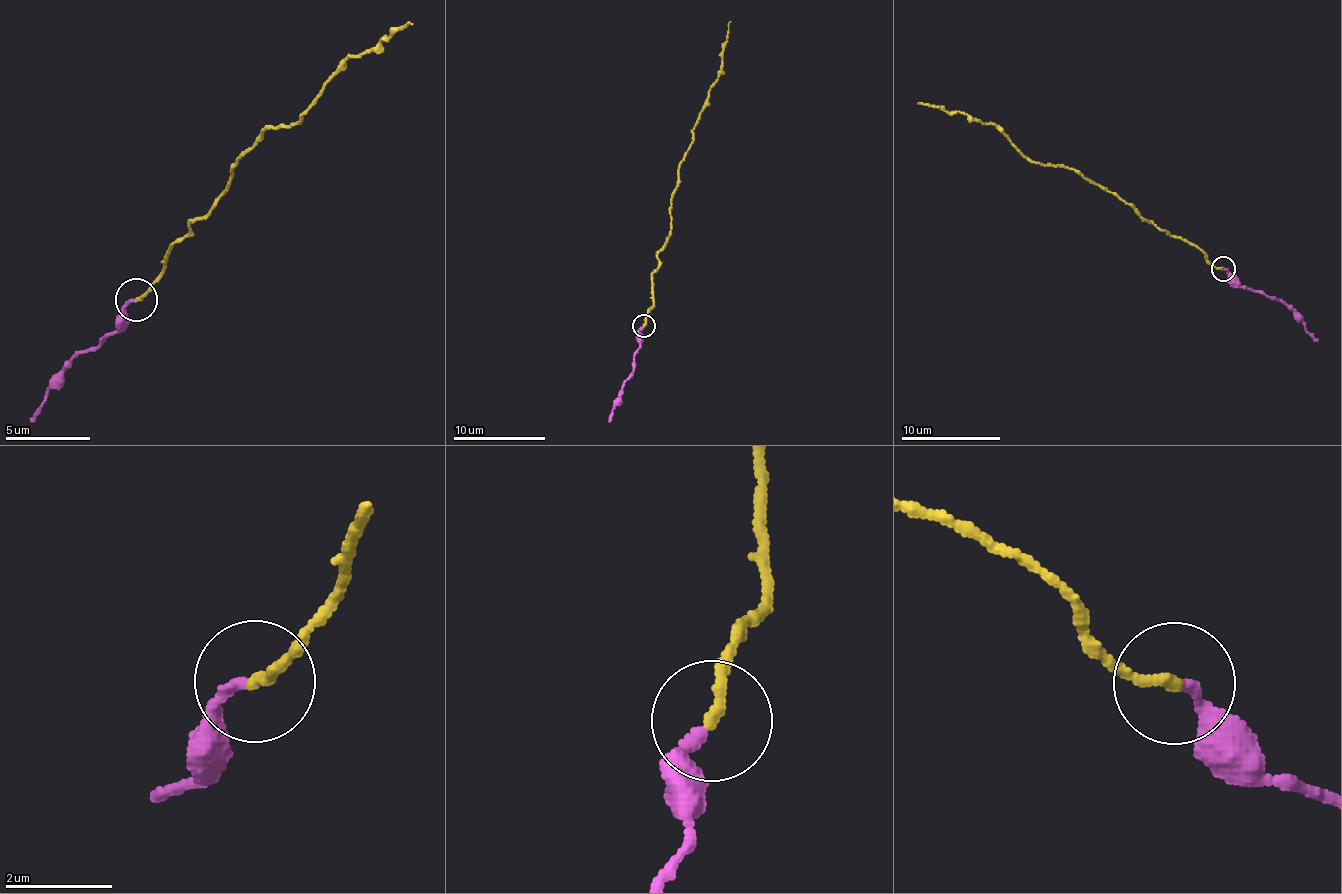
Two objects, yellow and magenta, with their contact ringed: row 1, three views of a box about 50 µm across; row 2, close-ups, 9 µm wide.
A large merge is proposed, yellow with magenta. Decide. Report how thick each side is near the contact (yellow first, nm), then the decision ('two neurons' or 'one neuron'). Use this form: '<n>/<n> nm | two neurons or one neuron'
220/190 nm | two neurons

